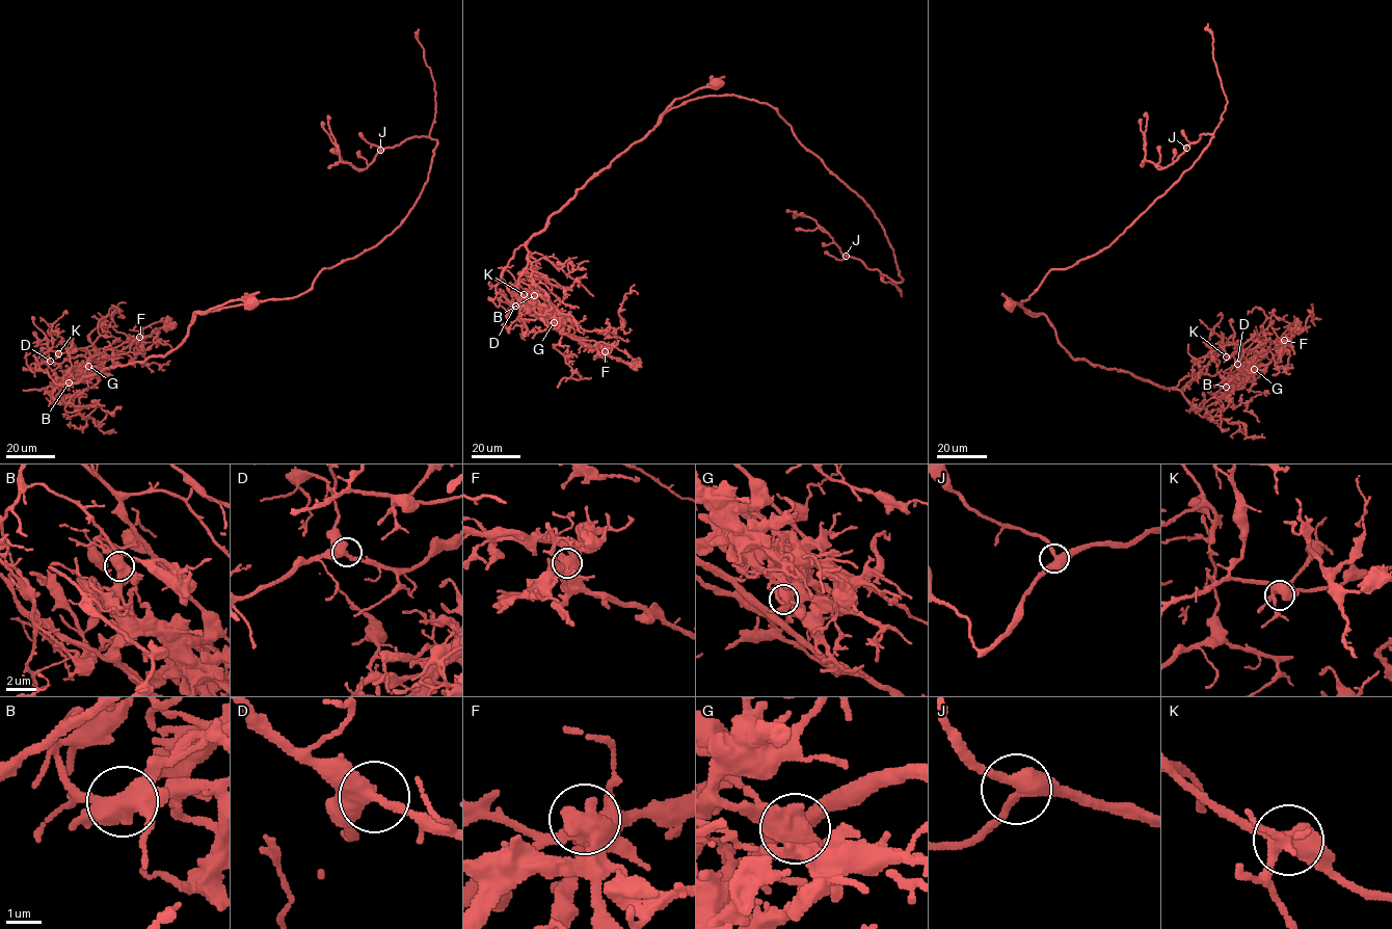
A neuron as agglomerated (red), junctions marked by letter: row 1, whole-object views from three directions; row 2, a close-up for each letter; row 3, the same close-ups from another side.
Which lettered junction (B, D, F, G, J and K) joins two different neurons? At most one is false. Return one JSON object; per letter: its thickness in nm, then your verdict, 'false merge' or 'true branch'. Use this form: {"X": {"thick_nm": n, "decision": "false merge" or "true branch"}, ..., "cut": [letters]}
{"B": {"thick_nm": 550, "decision": "false merge"}, "D": {"thick_nm": 380, "decision": "true branch"}, "F": {"thick_nm": 500, "decision": "true branch"}, "G": {"thick_nm": 480, "decision": "true branch"}, "J": {"thick_nm": 420, "decision": "true branch"}, "K": {"thick_nm": 500, "decision": "true branch"}, "cut": ["B"]}

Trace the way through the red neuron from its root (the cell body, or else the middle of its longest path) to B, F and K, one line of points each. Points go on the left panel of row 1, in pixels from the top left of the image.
B: (250, 302), (233, 299), (196, 312), (176, 348), (60, 385), (58, 403), (53, 391), (70, 376), (69, 382)
F: (250, 302), (196, 312), (186, 337), (165, 355), (60, 385), (59, 403), (48, 394), (74, 370), (139, 337)
K: (250, 302), (196, 312), (165, 355), (78, 382), (56, 383), (35, 369), (42, 354), (58, 353)

